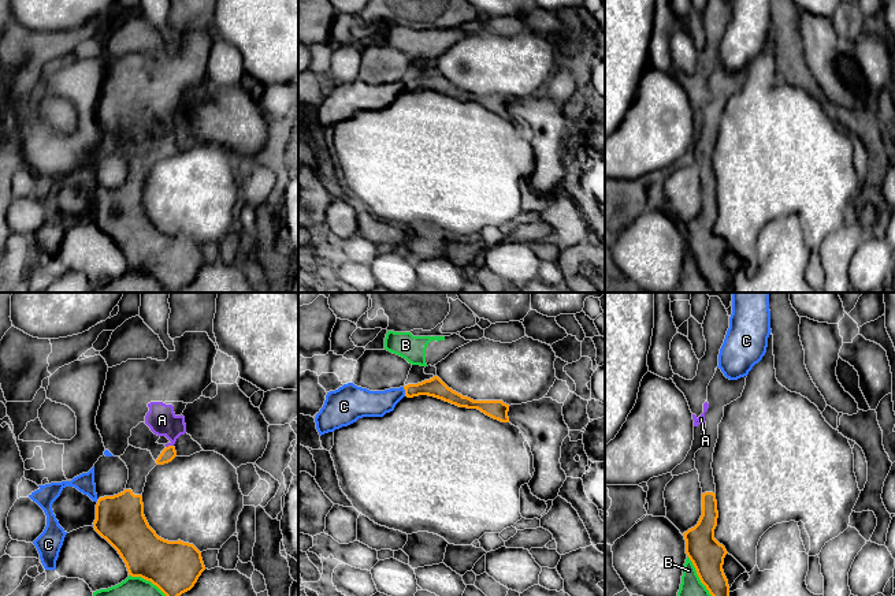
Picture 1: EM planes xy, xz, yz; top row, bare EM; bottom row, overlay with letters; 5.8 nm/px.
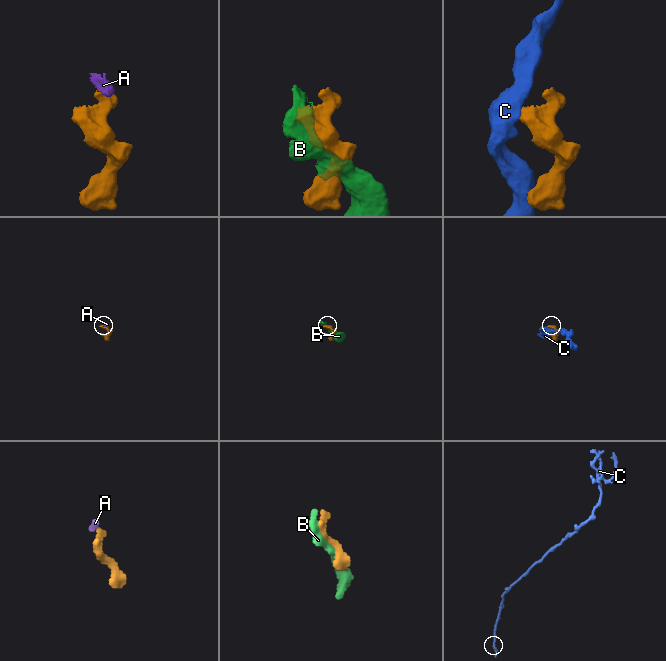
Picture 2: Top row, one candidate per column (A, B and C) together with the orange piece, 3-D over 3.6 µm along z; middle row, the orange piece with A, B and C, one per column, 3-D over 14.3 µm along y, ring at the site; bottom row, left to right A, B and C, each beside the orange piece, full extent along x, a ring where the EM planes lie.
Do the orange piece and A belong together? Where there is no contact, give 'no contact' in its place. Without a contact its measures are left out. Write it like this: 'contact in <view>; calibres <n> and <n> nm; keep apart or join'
contact in xy; calibres 80 and 170 nm; keep apart

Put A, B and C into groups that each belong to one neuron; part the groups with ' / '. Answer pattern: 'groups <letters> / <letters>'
groups A B / C

